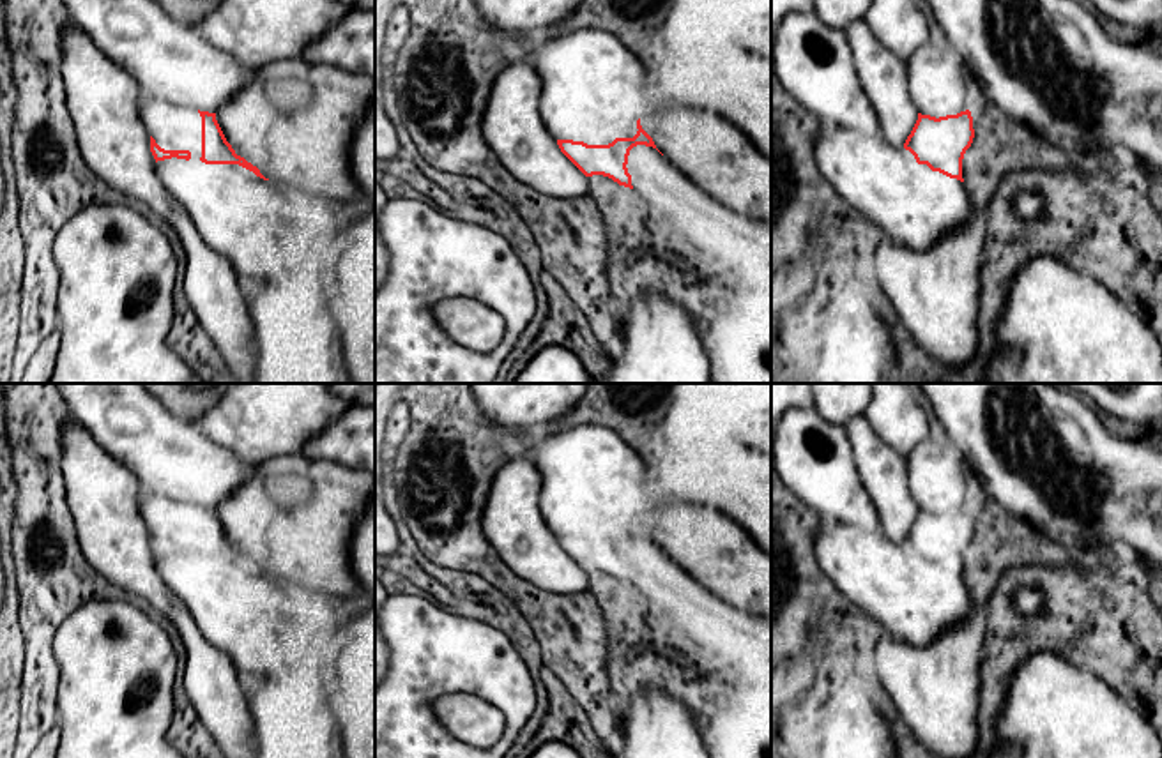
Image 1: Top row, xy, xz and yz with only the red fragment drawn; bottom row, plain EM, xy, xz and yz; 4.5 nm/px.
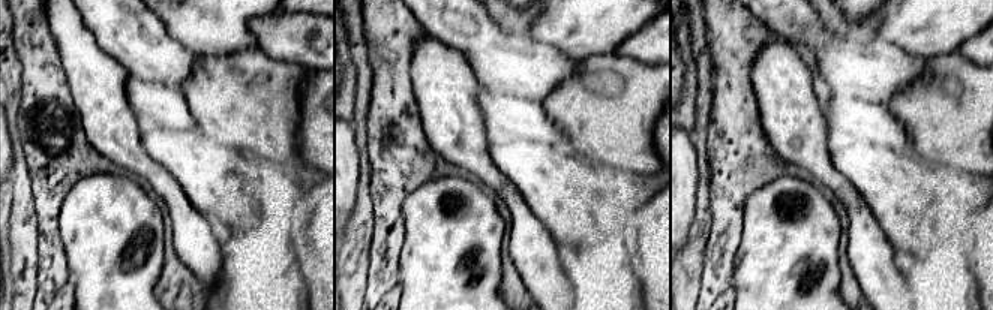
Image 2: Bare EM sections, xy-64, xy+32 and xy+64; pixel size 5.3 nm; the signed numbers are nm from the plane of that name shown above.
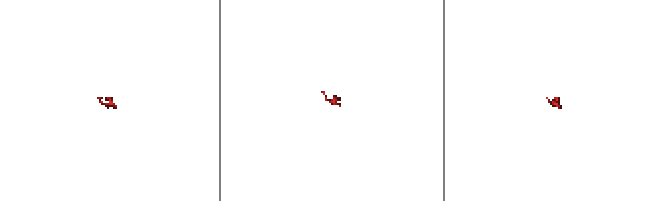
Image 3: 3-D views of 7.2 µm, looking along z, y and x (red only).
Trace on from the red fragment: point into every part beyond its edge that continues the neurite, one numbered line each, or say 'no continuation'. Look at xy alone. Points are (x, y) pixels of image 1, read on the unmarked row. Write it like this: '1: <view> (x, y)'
1: xy (174, 523)

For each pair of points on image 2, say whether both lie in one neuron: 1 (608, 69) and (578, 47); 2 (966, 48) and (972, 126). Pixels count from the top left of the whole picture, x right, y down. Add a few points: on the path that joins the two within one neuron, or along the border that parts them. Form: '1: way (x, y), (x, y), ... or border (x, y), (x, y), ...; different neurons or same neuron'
1: border (614, 51), (593, 54), (579, 60); different neurons
2: border (956, 51), (977, 65); different neurons

